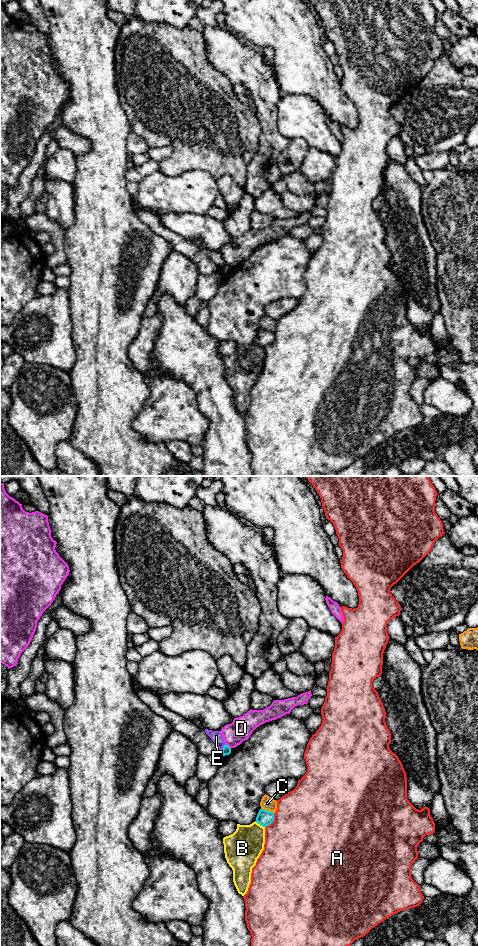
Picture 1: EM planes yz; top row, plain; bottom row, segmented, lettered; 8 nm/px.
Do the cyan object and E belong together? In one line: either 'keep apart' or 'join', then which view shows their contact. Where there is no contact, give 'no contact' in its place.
keep apart; contact in yz

